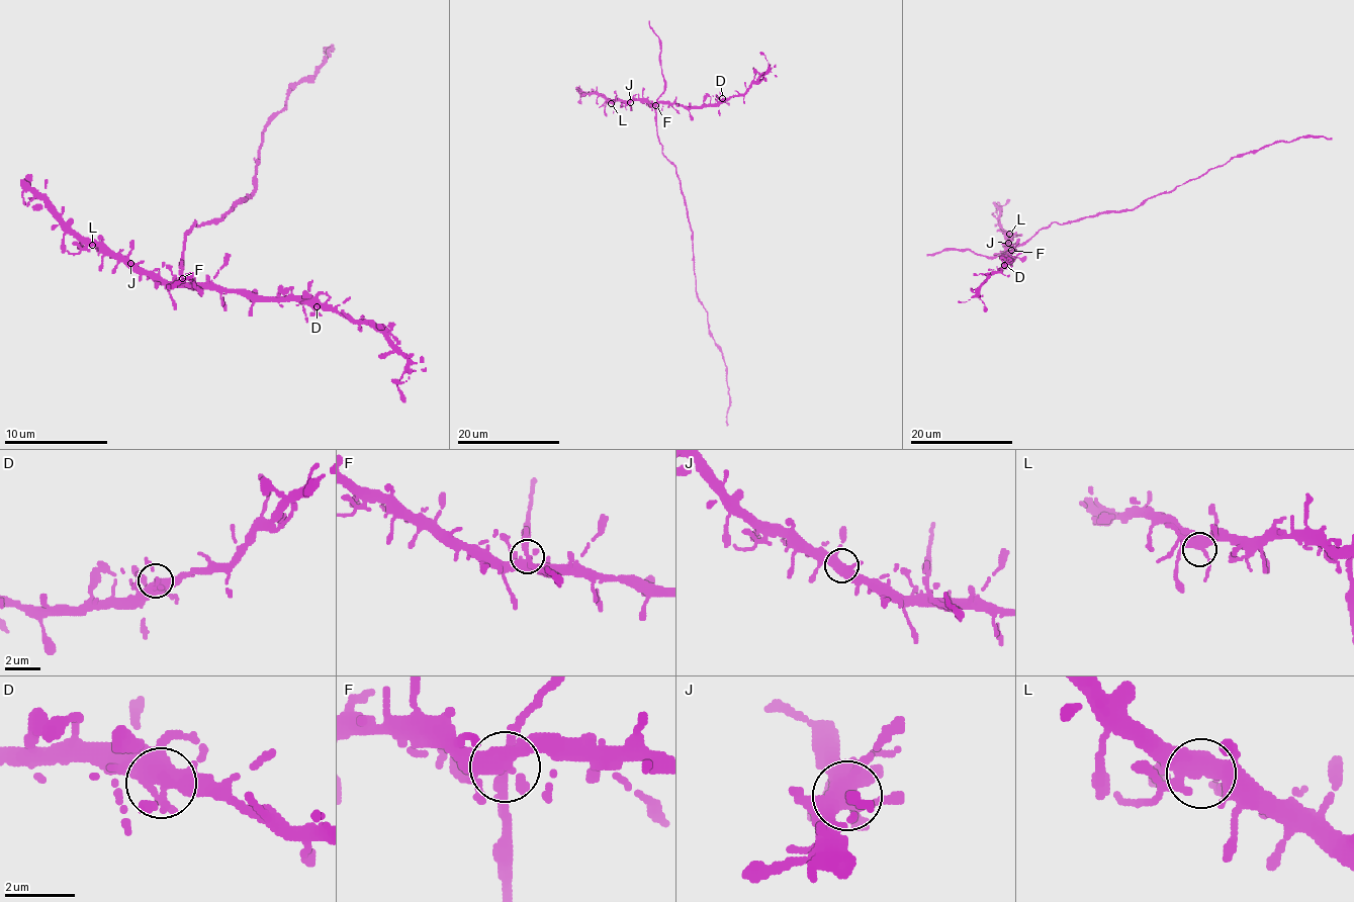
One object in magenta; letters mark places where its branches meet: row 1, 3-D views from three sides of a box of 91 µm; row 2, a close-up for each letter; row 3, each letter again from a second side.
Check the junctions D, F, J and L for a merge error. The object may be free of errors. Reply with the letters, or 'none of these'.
none of these

